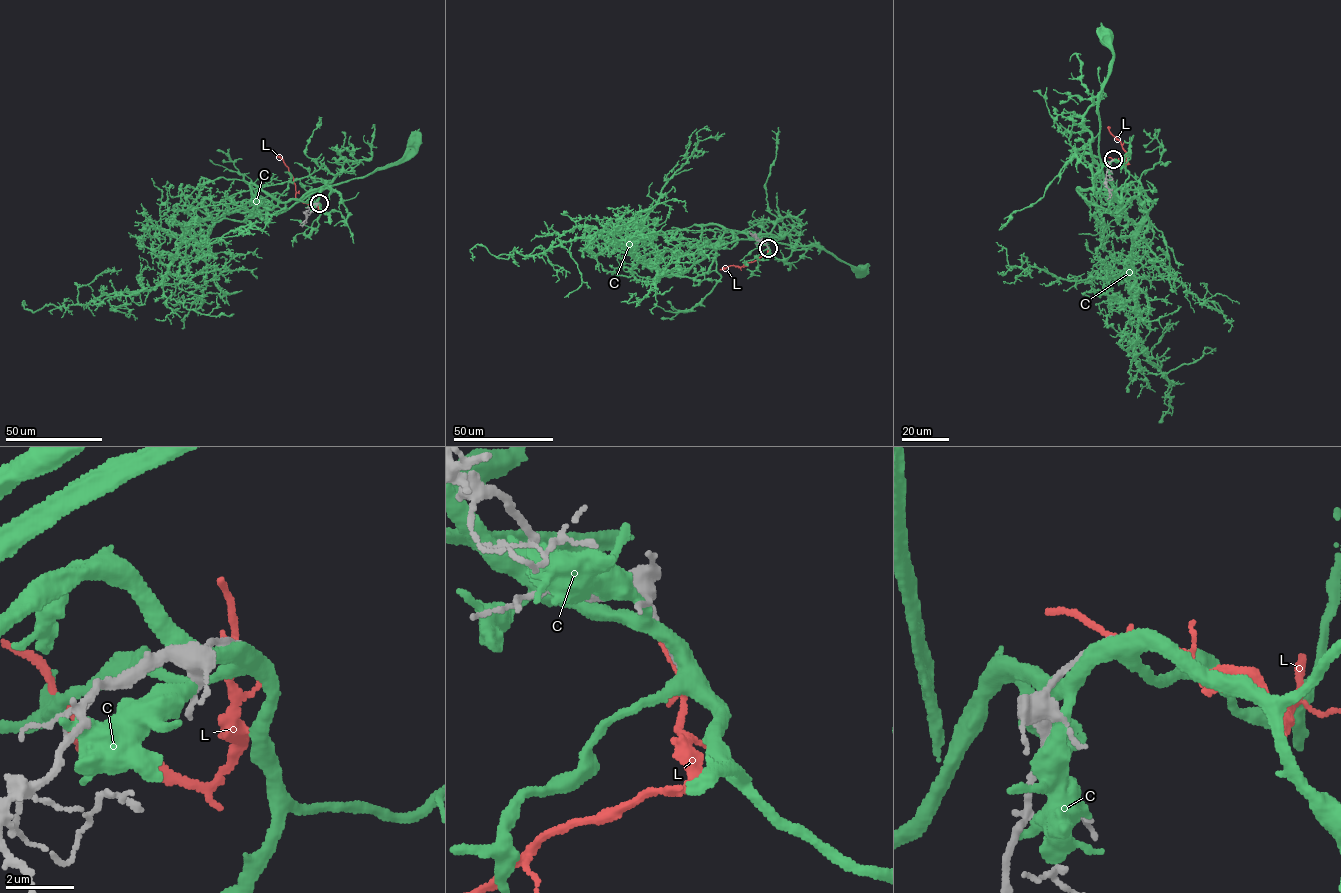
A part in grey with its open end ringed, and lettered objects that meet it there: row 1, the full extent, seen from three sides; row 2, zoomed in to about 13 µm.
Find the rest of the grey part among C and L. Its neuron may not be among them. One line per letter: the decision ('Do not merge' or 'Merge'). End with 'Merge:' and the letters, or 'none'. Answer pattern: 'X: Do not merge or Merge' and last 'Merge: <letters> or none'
C: Do not merge
L: Do not merge
Merge: none

